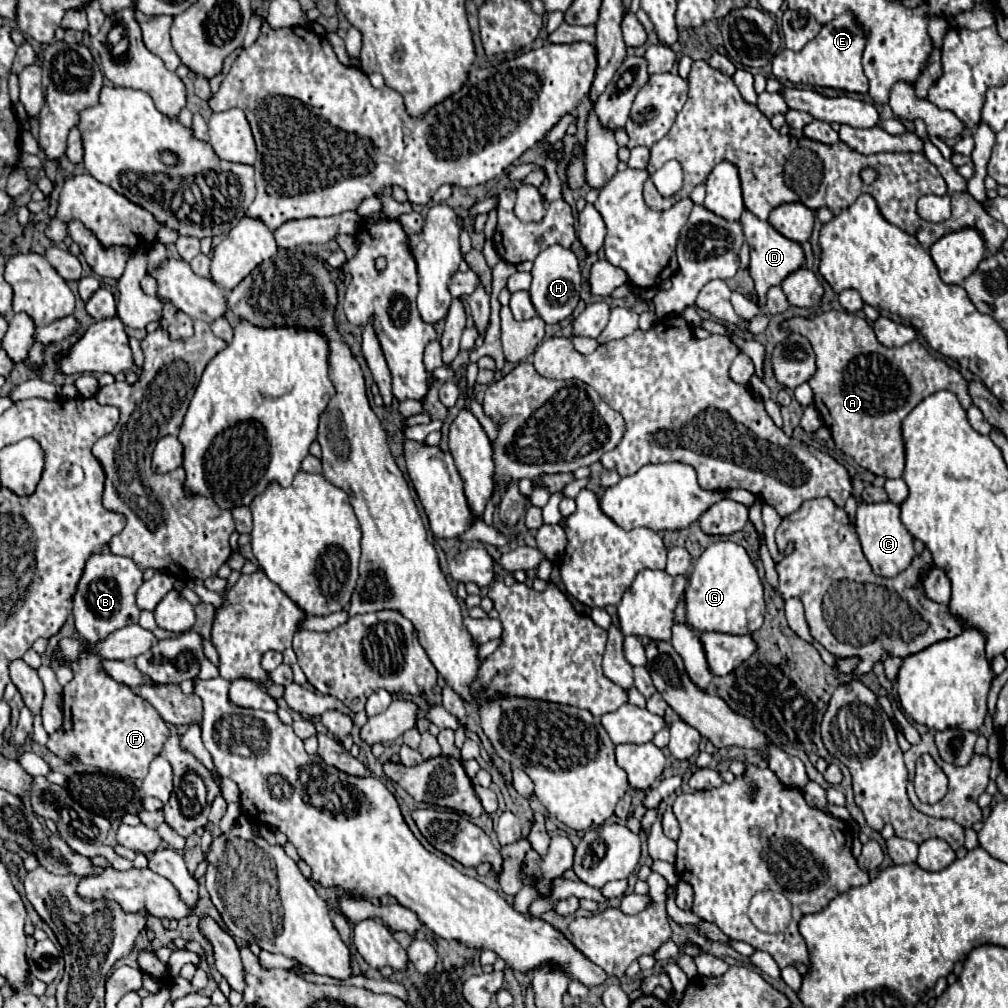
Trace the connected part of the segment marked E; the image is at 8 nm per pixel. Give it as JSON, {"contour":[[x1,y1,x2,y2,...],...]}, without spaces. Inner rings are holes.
{"contour":[[843,13,835,17,831,23,823,25,819,35,809,41,801,53,793,53,789,49,783,49,773,59,773,73,779,81,791,81,797,85,809,85,809,87,833,87,843,89,851,93,867,93,869,81,863,75,861,67,861,53,865,49,865,35,863,29,857,25,855,17,851,13]]}

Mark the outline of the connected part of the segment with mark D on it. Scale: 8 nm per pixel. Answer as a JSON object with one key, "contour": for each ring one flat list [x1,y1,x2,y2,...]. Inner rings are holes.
{"contour":[[745,211,741,215,741,225,743,225,743,233,745,233,745,241,751,249,751,267,749,267,749,275,753,277,753,283,755,283,755,291,757,291,757,305,763,307,765,305,765,295,767,295,767,289,773,287,773,285,779,285,789,273,797,271,803,261,805,261,805,255,803,255,803,249,799,243,783,237,781,233,777,233,767,221,761,221,757,217,753,217,753,213]]}

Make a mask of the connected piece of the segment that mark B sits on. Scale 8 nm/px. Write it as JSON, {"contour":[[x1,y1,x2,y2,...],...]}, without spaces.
{"contour":[[109,551,101,555,89,557,85,565,85,573,77,585,77,593,73,595,73,617,75,629,91,645,105,641,113,631,133,625,139,621,139,609,135,603,135,593,143,583,143,571,133,565,127,557,113,555]]}

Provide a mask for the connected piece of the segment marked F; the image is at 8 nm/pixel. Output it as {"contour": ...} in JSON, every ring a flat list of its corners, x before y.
{"contour":[[85,651,64,665,73,671,73,679,63,689,63,725,49,737,51,753,63,759,77,753,81,763,95,765,103,774,128,781,145,779,151,761,169,739,167,723,149,701,105,673,99,655]]}

